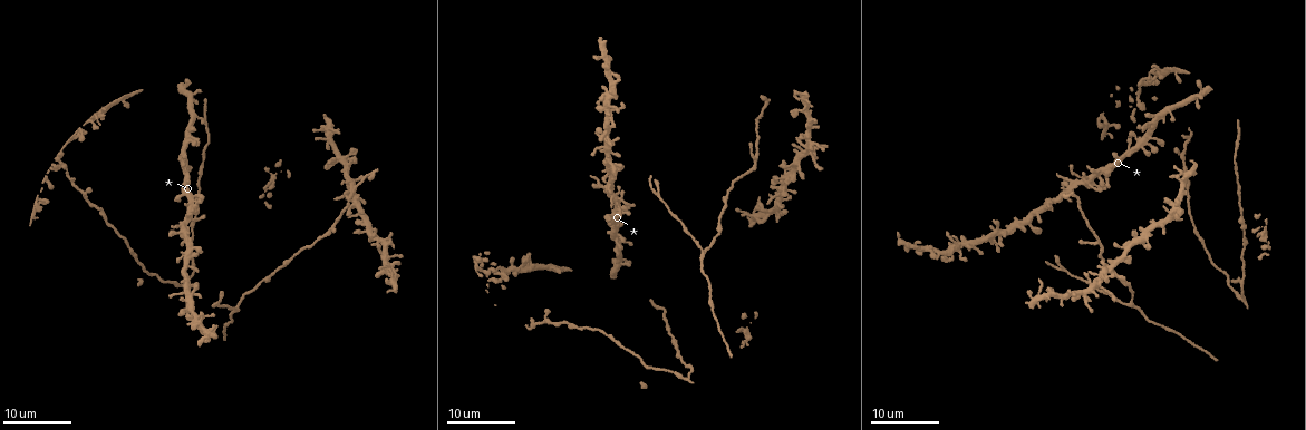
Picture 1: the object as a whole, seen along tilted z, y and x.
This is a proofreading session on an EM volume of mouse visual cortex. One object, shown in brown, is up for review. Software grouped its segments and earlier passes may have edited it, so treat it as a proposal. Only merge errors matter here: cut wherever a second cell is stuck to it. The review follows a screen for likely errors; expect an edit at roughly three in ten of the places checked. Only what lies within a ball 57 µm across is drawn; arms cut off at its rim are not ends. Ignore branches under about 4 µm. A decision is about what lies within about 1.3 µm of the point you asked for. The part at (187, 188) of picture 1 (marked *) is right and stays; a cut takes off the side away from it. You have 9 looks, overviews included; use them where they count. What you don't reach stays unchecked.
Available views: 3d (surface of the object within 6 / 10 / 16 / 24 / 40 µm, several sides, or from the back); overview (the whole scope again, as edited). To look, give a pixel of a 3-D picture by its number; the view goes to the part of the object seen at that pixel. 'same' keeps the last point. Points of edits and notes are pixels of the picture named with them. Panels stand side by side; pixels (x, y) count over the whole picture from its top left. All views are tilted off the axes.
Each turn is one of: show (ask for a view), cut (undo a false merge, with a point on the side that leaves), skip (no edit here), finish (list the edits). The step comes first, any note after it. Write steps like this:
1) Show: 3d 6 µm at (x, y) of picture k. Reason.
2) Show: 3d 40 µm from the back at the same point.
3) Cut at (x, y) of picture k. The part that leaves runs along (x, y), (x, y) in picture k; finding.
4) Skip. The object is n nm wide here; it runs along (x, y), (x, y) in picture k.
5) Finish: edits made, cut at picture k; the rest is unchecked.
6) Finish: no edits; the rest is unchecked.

Show: 3d 16 µm at (1083, 178) of picture 1. Looks like a crossing.

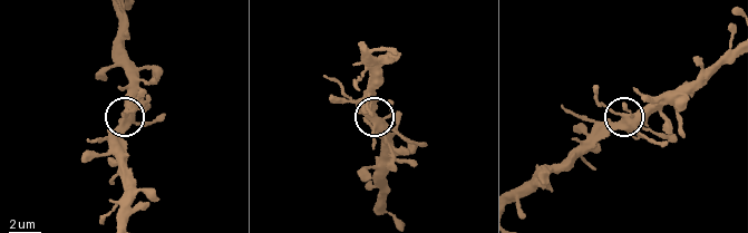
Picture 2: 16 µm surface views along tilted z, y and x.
Show: 3d 6 µm at (624, 119) of picture 2. Closer look.

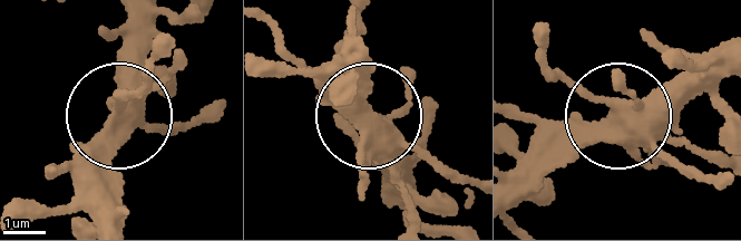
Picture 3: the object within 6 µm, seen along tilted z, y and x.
Skip. 4 arms meet here; continuous, no second cell.

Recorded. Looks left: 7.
Show: 3d 24 µm at (700, 254) of picture 1. Three arms meet.

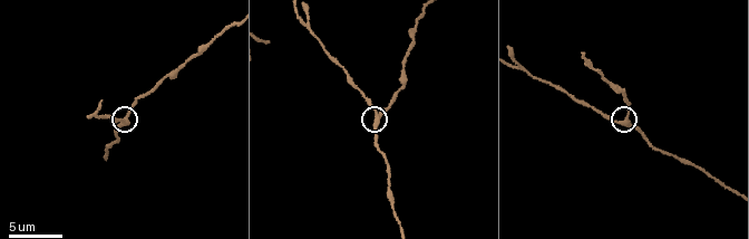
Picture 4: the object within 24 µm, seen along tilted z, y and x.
Show: 3d 10 µm at (627, 120) of picture 4.

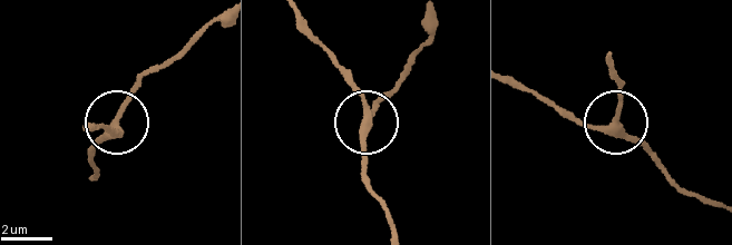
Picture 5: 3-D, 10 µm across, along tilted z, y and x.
Skip. 3 arms meet here; continuous, no second cell.

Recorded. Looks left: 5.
Show: 3d 16 µm at (1101, 243) of picture 1. Side arm on a straight run.

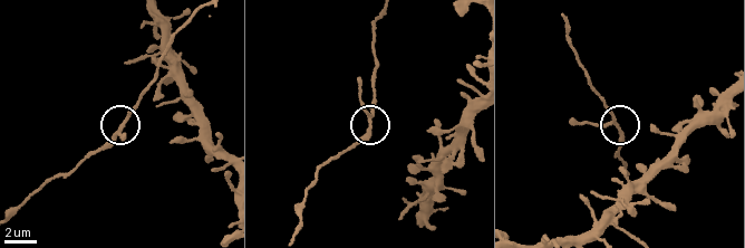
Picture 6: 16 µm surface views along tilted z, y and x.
Show: 3d 10 µm at (372, 127) of picture 6.

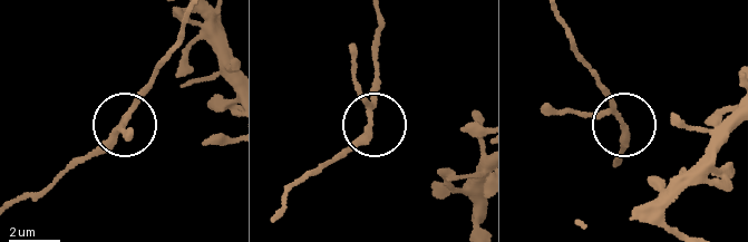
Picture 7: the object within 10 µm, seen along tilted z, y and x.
Skip. 3 arms meet here; it runs along (274, 216), (293, 186), (342, 158), (369, 128), (377, 76) in picture 7; one cell here.

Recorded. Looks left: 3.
Show: 3d 16 µm at (1245, 236) of picture 1. Narrows sharply.

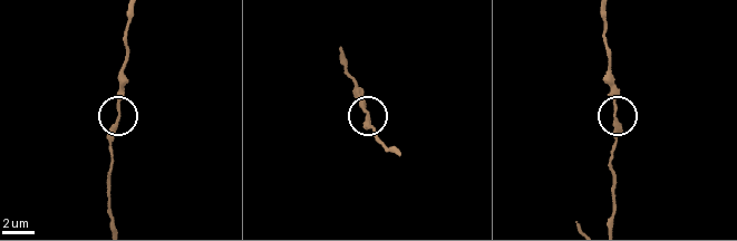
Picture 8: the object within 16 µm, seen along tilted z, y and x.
Show: 3d 6 µm at (118, 111) of picture 8.

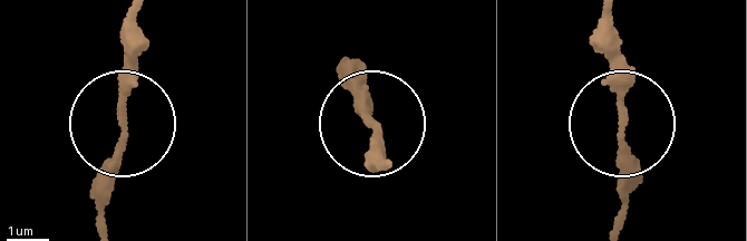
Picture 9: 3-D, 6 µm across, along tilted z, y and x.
Skip. It runs along (129, 23), (126, 141), (103, 215) in picture 9; continuous, no second cell.

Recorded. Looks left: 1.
Finish: no edits; the rest is unchecked.

